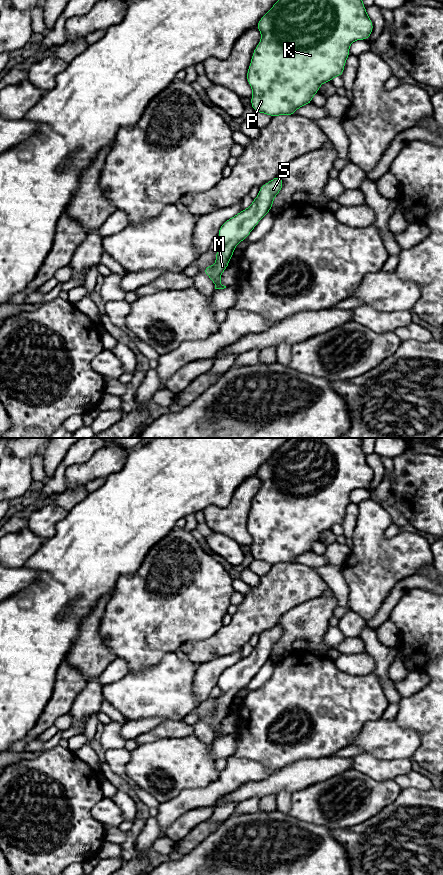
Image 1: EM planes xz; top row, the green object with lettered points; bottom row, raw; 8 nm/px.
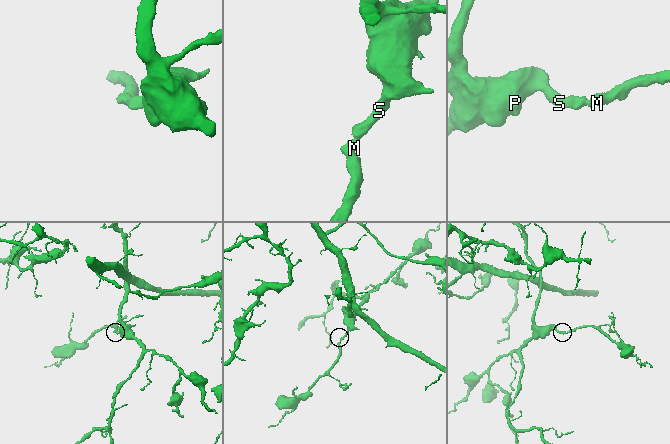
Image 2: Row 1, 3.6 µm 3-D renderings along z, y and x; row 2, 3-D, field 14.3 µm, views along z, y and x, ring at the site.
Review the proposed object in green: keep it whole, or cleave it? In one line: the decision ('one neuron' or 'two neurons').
one neuron

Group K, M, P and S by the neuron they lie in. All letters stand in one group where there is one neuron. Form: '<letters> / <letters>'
K M P S

